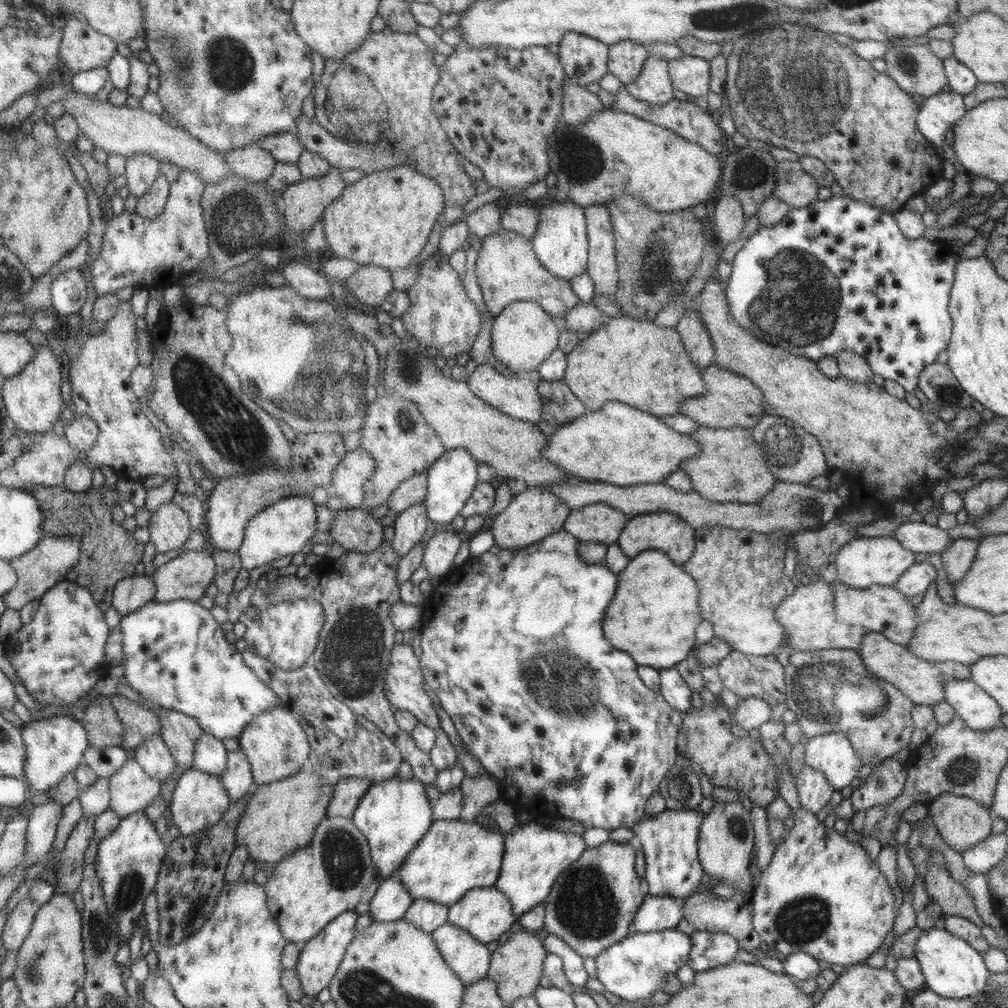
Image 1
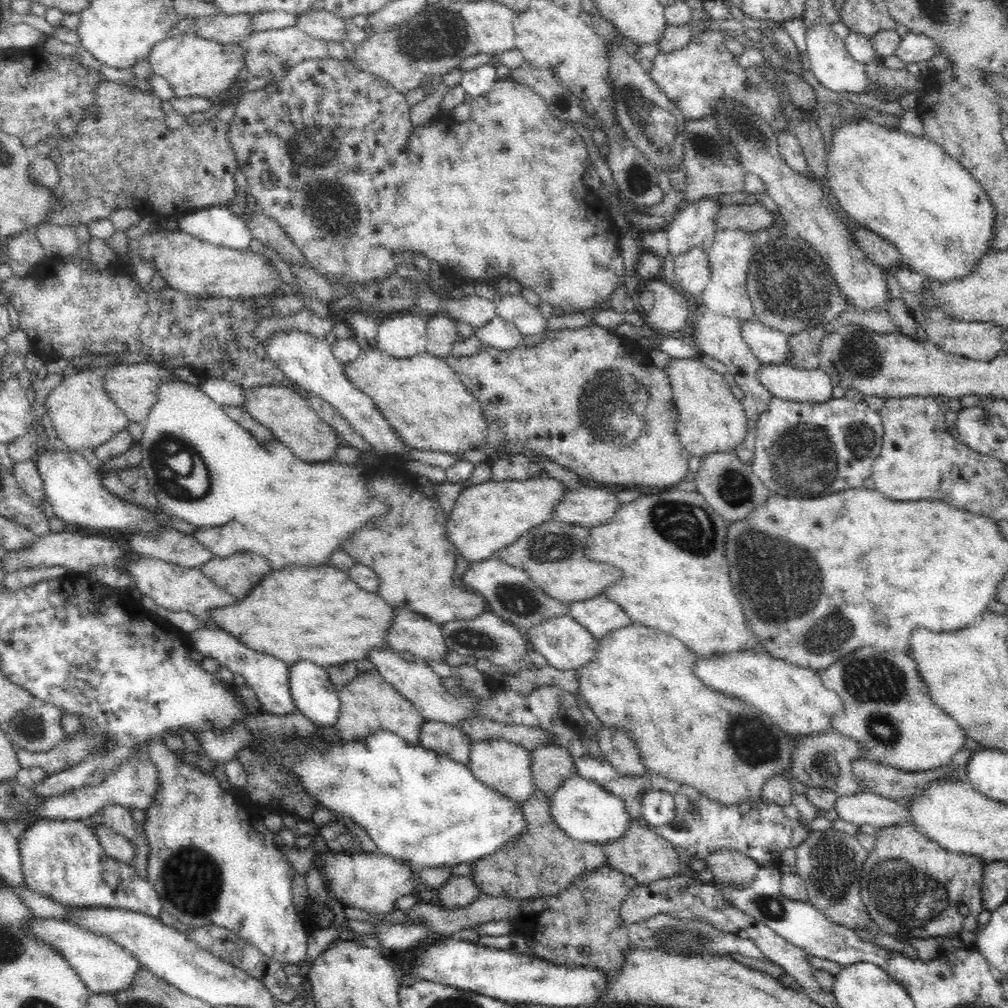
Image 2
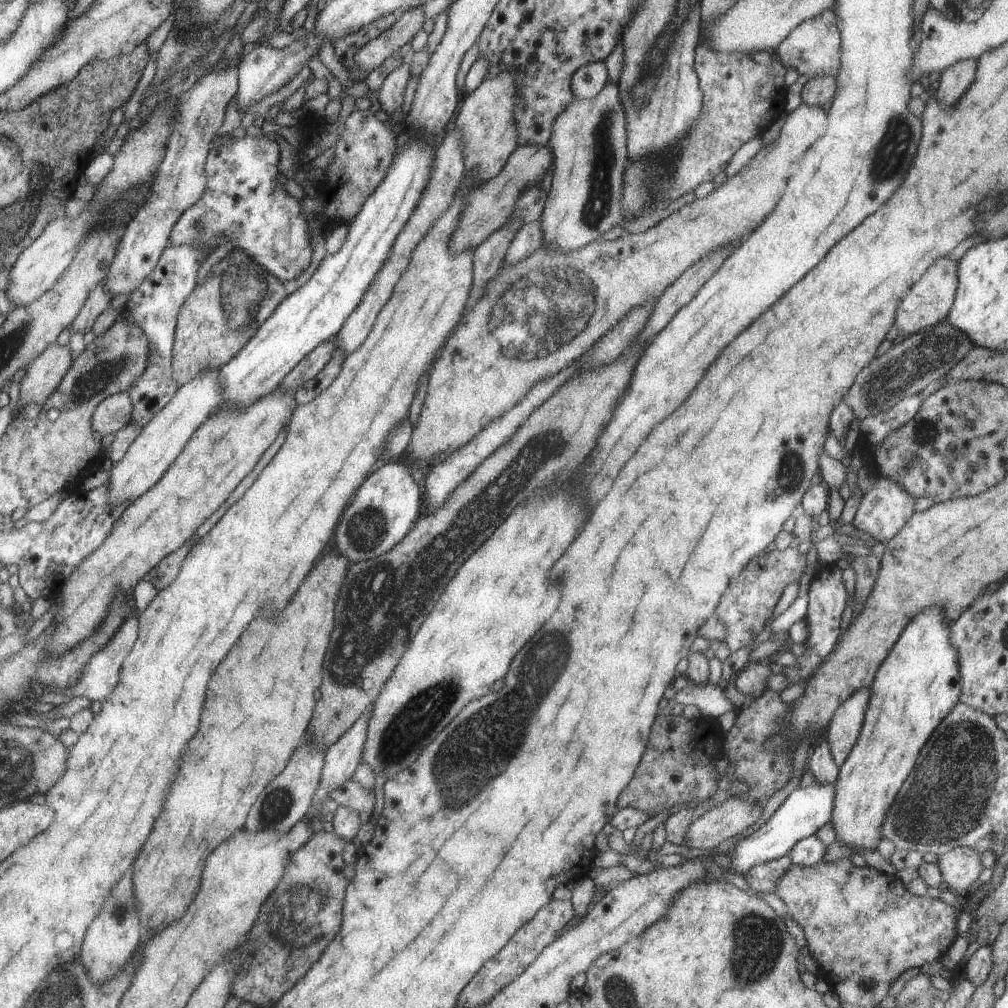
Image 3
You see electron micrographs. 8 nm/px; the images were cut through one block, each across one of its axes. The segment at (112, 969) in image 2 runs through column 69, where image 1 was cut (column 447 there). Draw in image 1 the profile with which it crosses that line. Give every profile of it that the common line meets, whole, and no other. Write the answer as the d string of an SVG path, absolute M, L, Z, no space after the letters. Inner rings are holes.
M446 923L431 934L442 957L450 969L456 971L464 986L468 987L489 974L493 954L490 953L490 948L486 947L486 943L472 937L470 931Z

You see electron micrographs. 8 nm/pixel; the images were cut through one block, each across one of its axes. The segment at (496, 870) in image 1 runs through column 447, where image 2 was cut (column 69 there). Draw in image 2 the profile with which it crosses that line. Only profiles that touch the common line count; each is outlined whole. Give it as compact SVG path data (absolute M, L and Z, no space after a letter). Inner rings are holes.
M38 818L32 825L26 826L18 838L18 845L21 846L22 873L25 874L26 886L40 896L71 907L128 910L151 917L158 917L162 910L160 897L152 883L138 876L133 866L106 854L88 821Z

